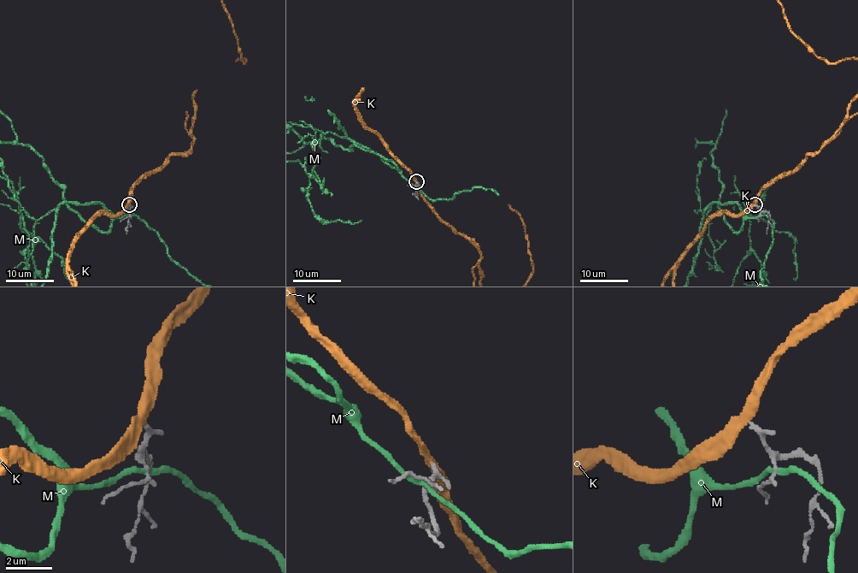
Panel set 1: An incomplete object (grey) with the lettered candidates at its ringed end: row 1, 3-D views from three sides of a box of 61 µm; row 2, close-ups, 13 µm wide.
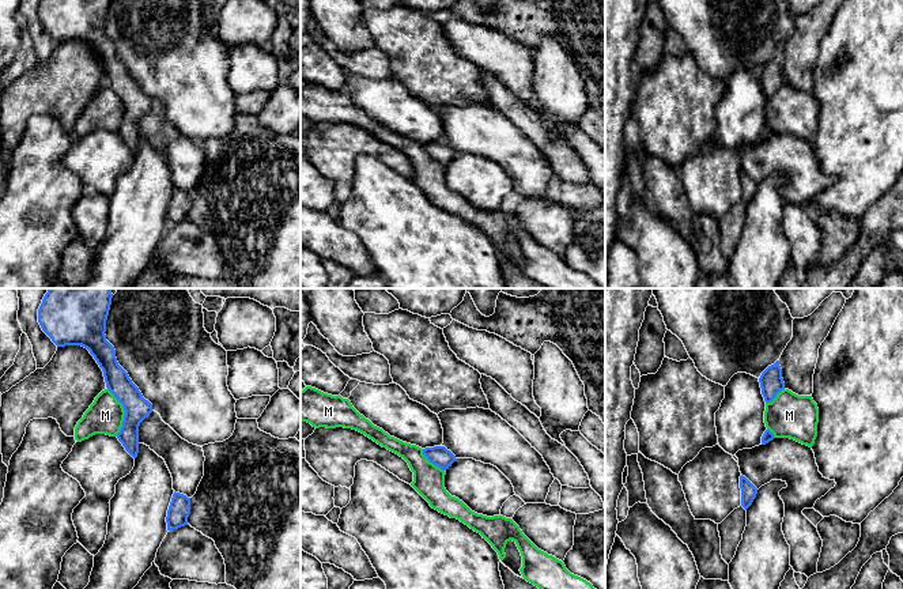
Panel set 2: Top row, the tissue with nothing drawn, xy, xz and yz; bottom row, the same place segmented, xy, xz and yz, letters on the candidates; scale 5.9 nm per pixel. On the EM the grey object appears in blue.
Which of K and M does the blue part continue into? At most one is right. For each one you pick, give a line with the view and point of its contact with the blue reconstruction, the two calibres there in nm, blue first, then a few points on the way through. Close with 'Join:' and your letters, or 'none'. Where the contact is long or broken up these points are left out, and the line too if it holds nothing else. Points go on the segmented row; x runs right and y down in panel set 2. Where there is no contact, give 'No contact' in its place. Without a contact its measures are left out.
Join: none

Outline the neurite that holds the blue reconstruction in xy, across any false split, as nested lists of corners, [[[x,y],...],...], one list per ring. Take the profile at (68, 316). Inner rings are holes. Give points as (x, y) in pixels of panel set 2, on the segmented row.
[[[49,288],[38,309],[38,322],[57,347],[82,346],[94,356],[103,371],[106,388],[125,411],[117,438],[136,458],[139,426],[152,412],[152,404],[118,365],[116,350],[106,340],[112,298],[110,288]]]

